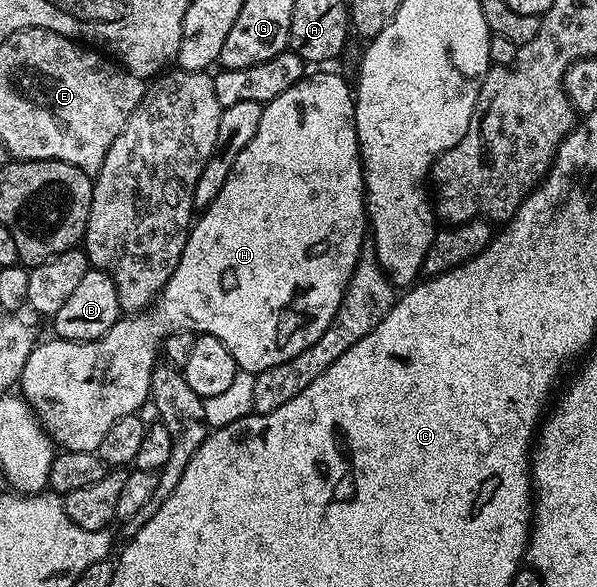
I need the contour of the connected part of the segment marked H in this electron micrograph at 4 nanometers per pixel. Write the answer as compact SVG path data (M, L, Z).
M314 74L301 78L296 84L292 84L292 88L288 88L288 92L280 92L280 96L276 96L276 100L265 103L260 116L260 124L256 127L256 136L252 136L252 140L248 140L248 148L244 148L244 152L240 152L240 156L236 156L236 164L232 164L232 172L228 172L228 180L224 180L224 188L220 188L220 196L216 196L216 200L212 200L212 204L205 207L197 215L196 221L190 227L190 234L186 238L184 244L184 252L180 256L180 264L176 264L176 272L172 272L172 276L168 280L168 284L164 284L164 288L158 293L158 297L154 299L154 305L143 310L141 314L133 316L119 317L116 324L112 324L112 328L108 328L108 332L104 332L104 336L100 336L91 342L73 342L72 340L64 340L57 336L51 337L51 342L39 341L35 345L34 351L30 354L28 364L24 364L24 372L20 379L21 397L25 398L27 404L30 405L34 412L34 417L41 423L43 429L50 435L50 441L55 447L62 450L71 450L72 452L88 452L95 453L100 448L100 443L104 441L104 432L108 432L108 428L112 428L112 424L116 424L116 420L120 420L129 414L137 414L141 405L148 401L150 397L150 377L154 371L156 356L160 352L160 340L165 339L167 334L173 334L175 330L189 330L195 335L207 334L208 336L216 336L216 340L220 340L220 344L224 344L224 348L228 348L228 352L232 352L232 360L236 360L239 370L247 370L250 374L259 374L268 368L276 368L276 364L284 364L284 360L292 360L292 356L300 356L300 352L304 352L312 344L316 344L316 340L320 340L320 336L324 336L324 332L334 322L336 312L342 303L344 292L348 288L350 278L354 274L354 270L358 267L358 259L362 257L364 243L368 238L368 219L366 216L366 185L362 179L362 155L358 149L358 133L356 132L356 120L354 119L354 90L341 78L338 74Z

